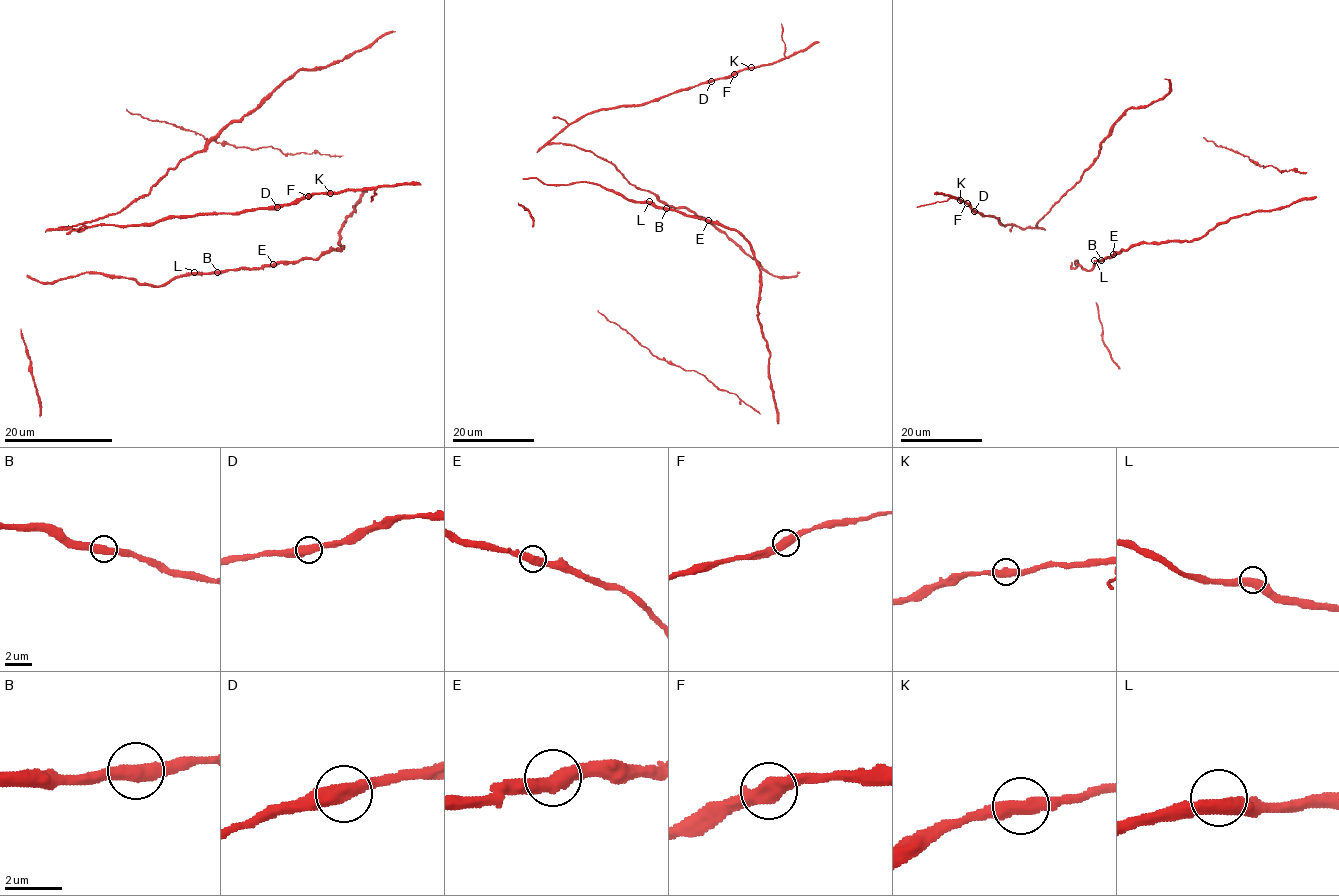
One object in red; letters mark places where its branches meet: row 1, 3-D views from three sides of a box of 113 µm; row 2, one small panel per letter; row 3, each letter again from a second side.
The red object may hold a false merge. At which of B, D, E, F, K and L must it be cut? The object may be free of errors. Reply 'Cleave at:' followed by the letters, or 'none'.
Cleave at: none

